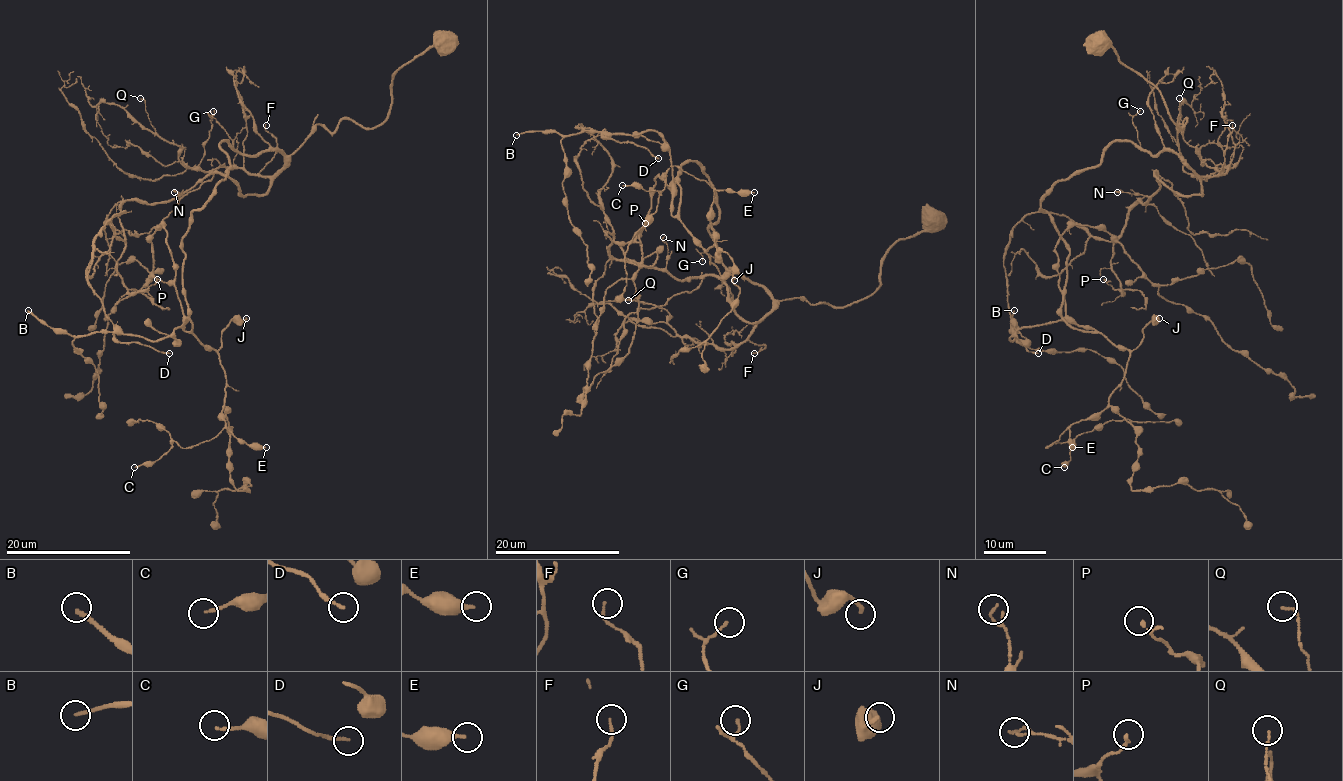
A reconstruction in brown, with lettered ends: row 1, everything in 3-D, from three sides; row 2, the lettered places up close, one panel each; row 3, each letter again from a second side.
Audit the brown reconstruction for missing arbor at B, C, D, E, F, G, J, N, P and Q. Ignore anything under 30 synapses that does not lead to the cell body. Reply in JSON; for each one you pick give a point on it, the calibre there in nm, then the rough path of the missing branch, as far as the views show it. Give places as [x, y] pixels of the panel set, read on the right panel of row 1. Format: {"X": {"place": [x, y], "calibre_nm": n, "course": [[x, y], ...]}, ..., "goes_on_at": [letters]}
{"B": {"place": [1014, 310], "calibre_nm": 180, "course": [[1014, 310], [1019, 296], [1053, 265], [1142, 265], [1157, 274], [1229, 347], [1238, 431], [1231, 462]]}, "goes_on_at": ["B"]}

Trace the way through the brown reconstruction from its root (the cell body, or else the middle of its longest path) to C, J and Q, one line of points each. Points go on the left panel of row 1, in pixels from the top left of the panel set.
C: (445, 42), (372, 128), (219, 145), (182, 282), (225, 425), (134, 467)
J: (445, 42), (394, 75), (372, 128), (317, 125), (288, 156), (219, 145), (183, 294), (215, 350), (246, 318)
Q: (445, 42), (394, 75), (381, 123), (344, 118), (331, 132), (317, 125), (271, 176), (187, 167), (140, 98)

